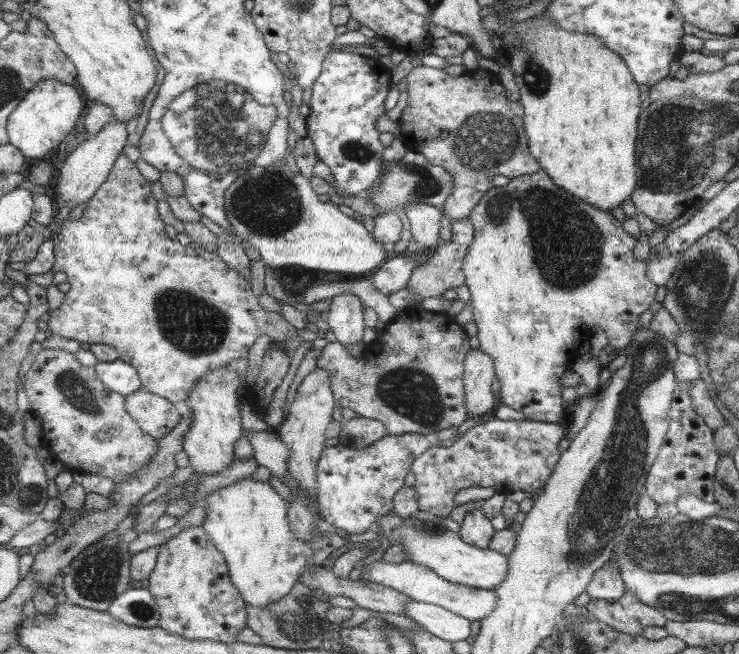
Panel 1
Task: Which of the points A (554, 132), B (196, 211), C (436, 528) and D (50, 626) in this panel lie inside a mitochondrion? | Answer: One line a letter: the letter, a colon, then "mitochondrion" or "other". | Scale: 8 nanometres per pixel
A: other
B: other
C: other
D: other

